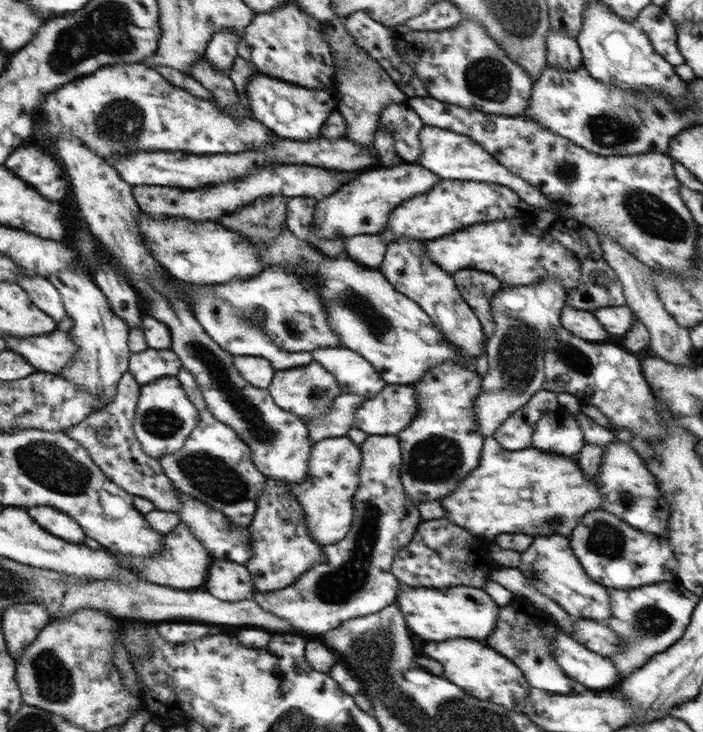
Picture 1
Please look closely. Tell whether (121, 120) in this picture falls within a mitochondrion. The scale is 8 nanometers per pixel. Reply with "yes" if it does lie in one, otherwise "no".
yes

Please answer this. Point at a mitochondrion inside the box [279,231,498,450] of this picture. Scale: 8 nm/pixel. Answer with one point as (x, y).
(378, 325)

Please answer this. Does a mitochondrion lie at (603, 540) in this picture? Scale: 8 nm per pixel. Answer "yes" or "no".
yes

